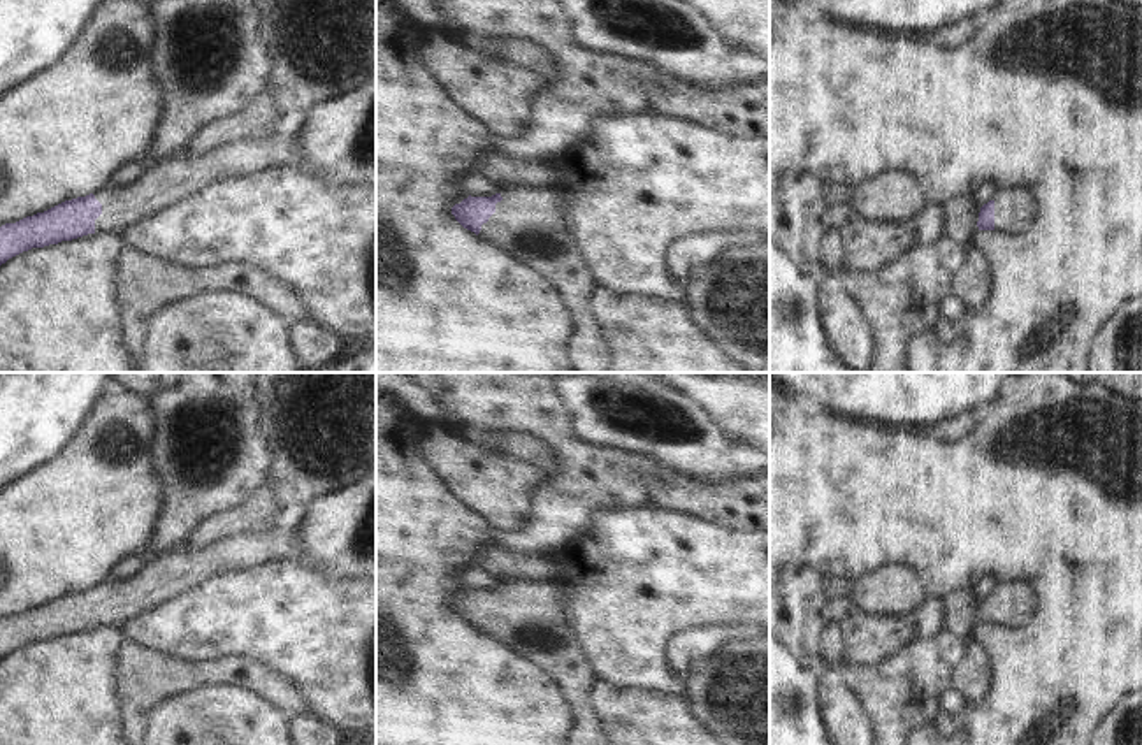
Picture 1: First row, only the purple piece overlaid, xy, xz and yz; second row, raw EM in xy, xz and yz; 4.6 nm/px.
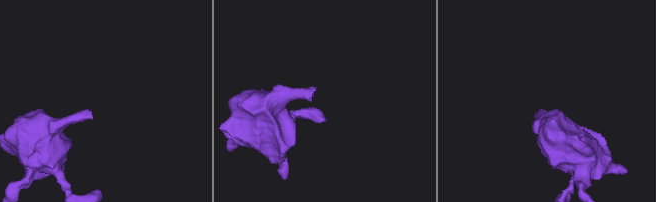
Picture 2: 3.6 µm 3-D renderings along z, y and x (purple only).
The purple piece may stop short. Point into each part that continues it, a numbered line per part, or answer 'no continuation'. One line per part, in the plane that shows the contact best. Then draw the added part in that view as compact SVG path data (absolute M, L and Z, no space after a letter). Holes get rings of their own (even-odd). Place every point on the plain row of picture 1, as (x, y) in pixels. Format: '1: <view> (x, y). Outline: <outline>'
1: xz (531, 617). Outline: M501 582L501 590L478 629L559 684L573 713L566 745L610 745L590 705L597 678L567 620L560 589L550 582Z

